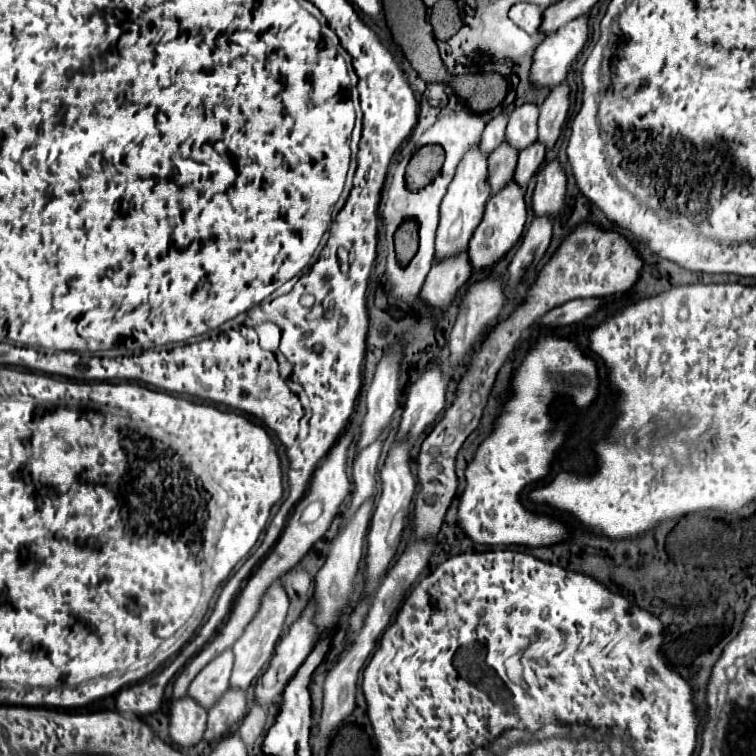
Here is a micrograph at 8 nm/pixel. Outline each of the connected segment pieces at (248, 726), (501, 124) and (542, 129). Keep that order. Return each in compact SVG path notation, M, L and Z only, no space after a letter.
M257 702L249 708L249 714L245 716L245 720L241 722L237 734L241 734L241 740L245 742L247 750L253 748L253 744L257 742L257 738L261 736L263 728L265 728L265 722L267 722L267 712L263 706L259 706Z
M505 114L495 116L495 118L489 120L489 124L487 124L485 130L483 130L481 142L479 142L481 154L489 156L489 154L505 140L505 126L507 126L507 116L505 116Z
M567 82L555 86L551 90L551 94L547 96L547 100L541 104L539 108L539 142L545 144L545 148L553 148L553 144L557 142L563 122L567 118L567 110L569 110L569 86Z

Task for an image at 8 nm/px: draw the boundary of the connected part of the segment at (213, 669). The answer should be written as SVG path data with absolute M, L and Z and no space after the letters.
M225 650L213 662L209 662L191 682L189 696L205 710L217 704L217 700L229 688L229 676L233 668L233 652Z

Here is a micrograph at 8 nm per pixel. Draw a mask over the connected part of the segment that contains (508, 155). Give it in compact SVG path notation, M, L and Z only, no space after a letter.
M501 144L491 156L489 156L489 186L491 196L497 194L501 188L509 184L513 178L513 170L517 166L517 150L513 150L509 144Z

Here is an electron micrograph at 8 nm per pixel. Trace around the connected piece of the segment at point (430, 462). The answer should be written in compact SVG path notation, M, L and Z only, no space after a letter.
M583 222L575 228L573 234L569 234L563 244L557 248L553 258L545 264L545 268L539 272L535 284L529 288L529 294L525 302L501 324L493 328L493 332L485 338L479 352L473 354L471 364L461 378L457 396L453 406L445 412L443 420L431 430L431 434L425 438L419 454L419 482L421 490L415 500L415 536L425 538L429 534L437 534L443 516L457 492L457 476L455 476L455 456L465 442L465 438L479 426L481 412L487 404L487 398L491 394L495 376L503 362L507 360L509 350L515 348L517 340L523 338L523 334L551 308L561 306L575 298L601 298L611 294L621 294L629 290L635 280L639 278L643 262L637 256L637 252L629 246L629 242L617 234L617 232L605 232L599 230L595 224Z

